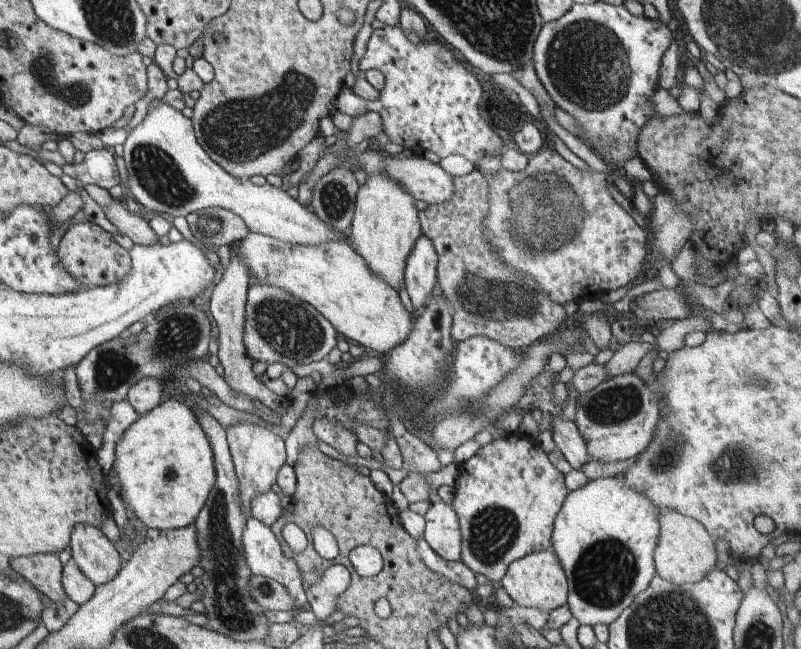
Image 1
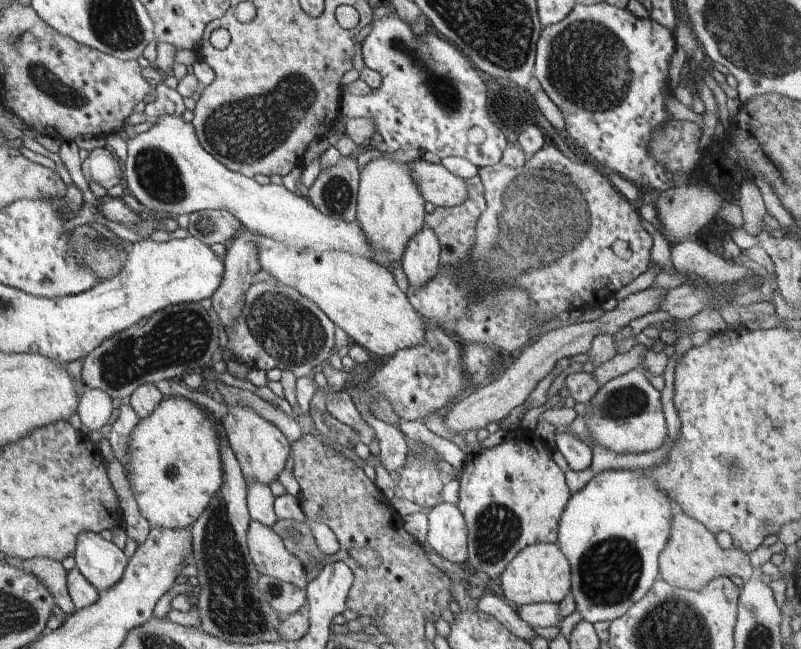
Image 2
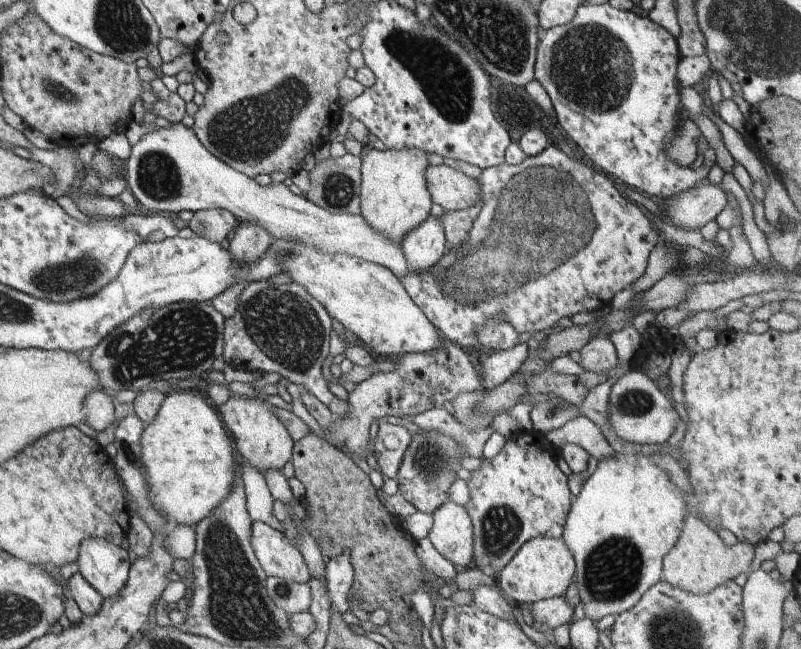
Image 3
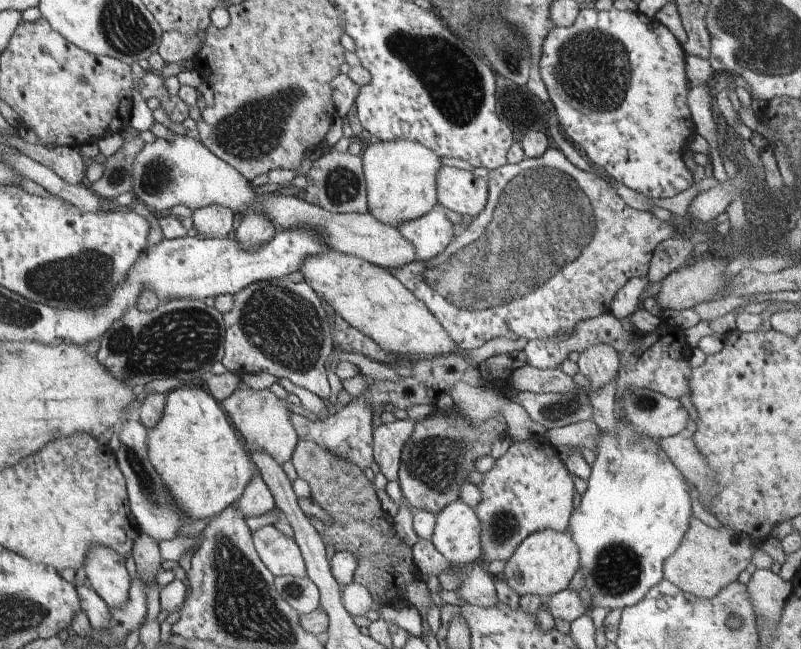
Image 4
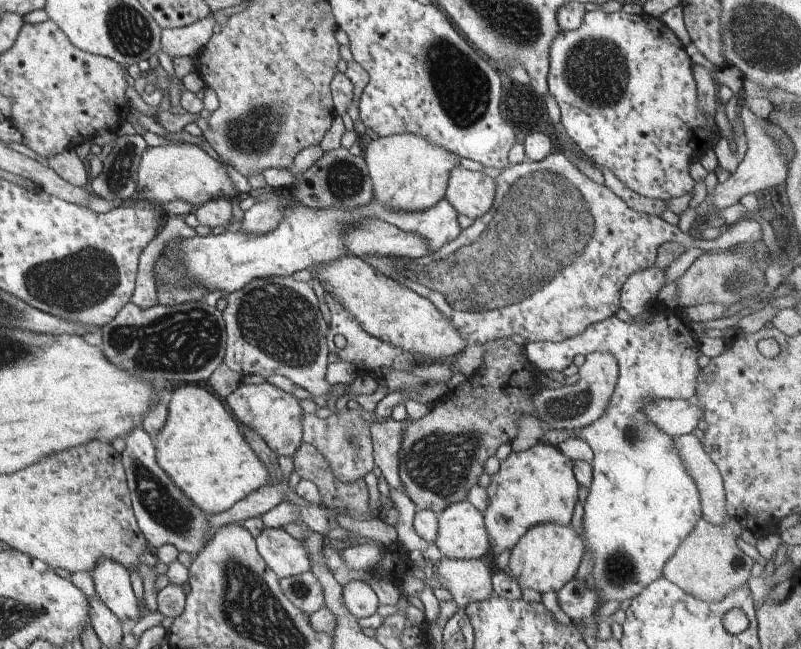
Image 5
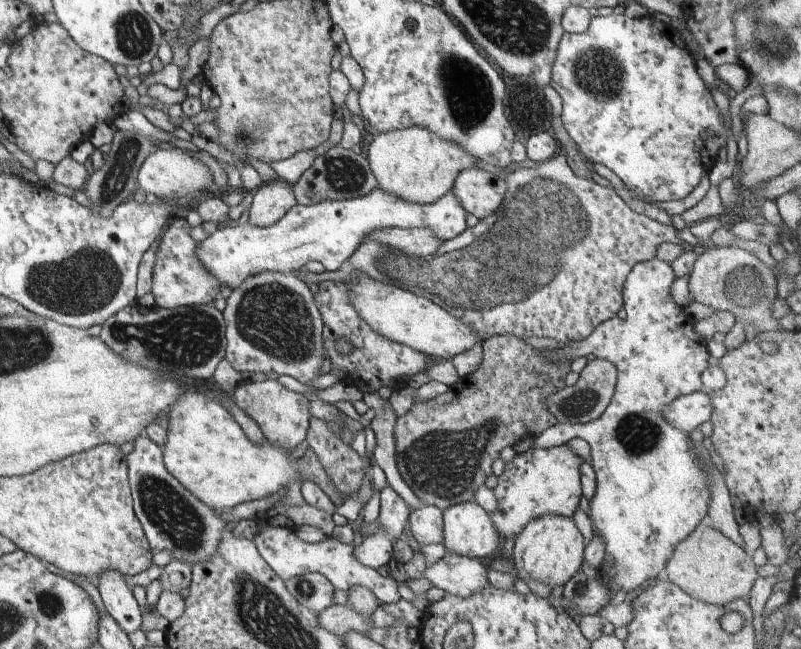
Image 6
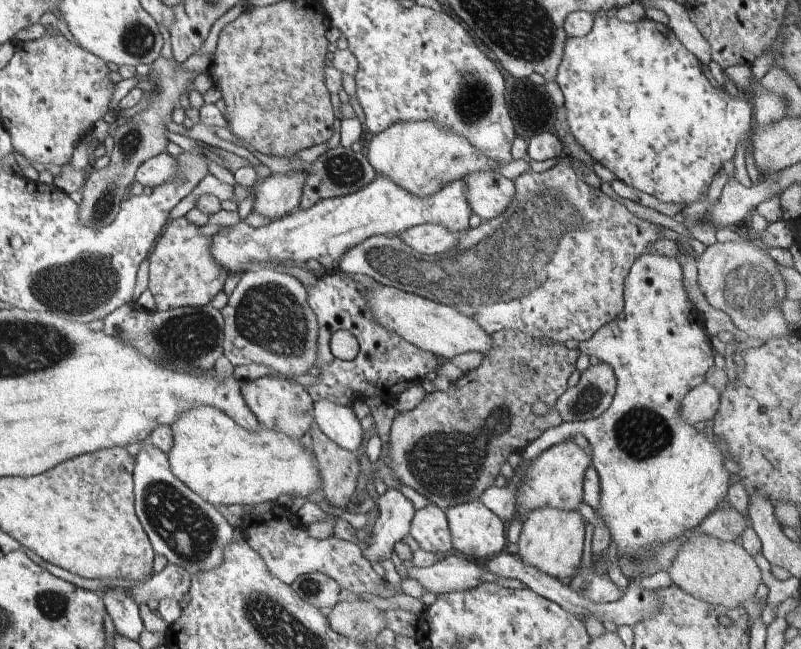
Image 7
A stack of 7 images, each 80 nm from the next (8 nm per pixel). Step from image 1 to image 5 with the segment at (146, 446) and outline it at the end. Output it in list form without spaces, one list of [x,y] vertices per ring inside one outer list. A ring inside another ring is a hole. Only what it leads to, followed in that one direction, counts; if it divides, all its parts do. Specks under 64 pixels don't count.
[[[186,383],[166,397],[167,419],[153,440],[158,466],[202,512],[215,515],[232,508],[262,485],[272,485],[265,464],[246,442],[239,422],[216,394]]]

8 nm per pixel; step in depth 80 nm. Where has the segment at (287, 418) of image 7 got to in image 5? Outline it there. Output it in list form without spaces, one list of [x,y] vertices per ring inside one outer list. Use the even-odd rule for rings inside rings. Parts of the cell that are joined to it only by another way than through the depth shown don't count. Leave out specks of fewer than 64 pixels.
[[[268,382],[259,385],[242,383],[226,397],[226,402],[232,414],[238,418],[241,428],[245,427],[256,432],[278,457],[293,456],[303,443],[301,416],[304,412],[298,401],[293,392],[287,393]]]

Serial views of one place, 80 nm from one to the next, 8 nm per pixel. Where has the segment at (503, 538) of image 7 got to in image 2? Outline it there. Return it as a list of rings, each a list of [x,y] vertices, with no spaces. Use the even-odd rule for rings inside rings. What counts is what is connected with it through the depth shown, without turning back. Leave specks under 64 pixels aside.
[[[445,501],[434,505],[427,514],[427,544],[443,559],[467,562],[467,526],[461,510]]]

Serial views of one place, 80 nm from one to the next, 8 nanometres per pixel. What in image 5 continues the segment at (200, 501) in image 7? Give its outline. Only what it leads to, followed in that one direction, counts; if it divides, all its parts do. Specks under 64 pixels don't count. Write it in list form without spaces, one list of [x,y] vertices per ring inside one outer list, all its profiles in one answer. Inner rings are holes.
[[[134,427],[124,440],[126,447],[120,453],[120,458],[127,476],[133,511],[144,538],[154,548],[173,544],[179,552],[200,553],[208,542],[205,532],[210,527],[207,526],[206,515],[158,466],[153,440],[143,427]]]

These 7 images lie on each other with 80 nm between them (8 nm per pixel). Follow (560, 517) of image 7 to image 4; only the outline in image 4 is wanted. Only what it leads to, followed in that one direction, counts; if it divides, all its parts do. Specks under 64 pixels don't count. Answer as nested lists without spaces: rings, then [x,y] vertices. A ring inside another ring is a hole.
[[[546,529],[529,534],[512,556],[506,561],[504,566],[504,578],[507,584],[519,594],[536,594],[542,600],[555,595],[561,590],[568,589],[570,580],[580,568],[579,548],[572,540],[568,530],[563,533]]]

